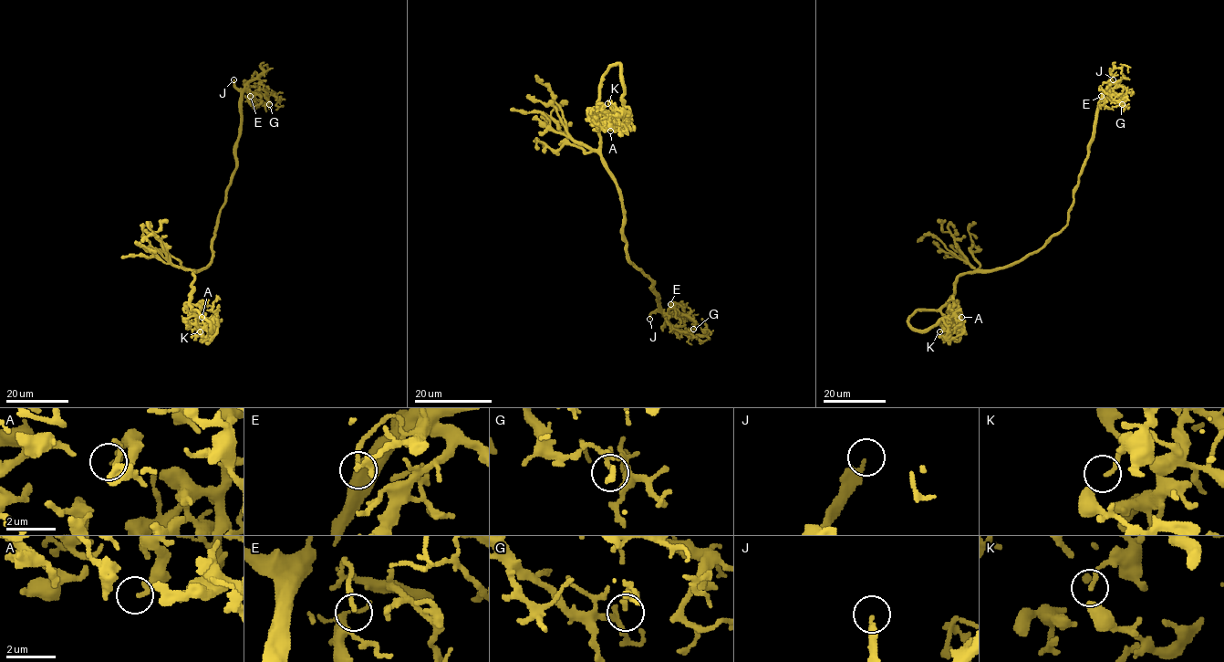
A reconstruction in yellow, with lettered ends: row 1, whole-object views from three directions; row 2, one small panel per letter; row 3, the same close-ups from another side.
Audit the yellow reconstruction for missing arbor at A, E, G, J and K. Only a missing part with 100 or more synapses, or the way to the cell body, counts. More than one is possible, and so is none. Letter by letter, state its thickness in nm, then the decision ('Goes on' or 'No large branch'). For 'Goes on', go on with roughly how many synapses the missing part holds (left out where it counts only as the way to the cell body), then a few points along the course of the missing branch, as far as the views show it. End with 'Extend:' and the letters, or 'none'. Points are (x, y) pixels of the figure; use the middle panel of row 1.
A: Thickness 160 nm. No large branch
E: Thickness 160 nm. No large branch
G: Thickness 110 nm. No large branch
J: Thickness 240 nm. Goes on. Course of what is missing: (649, 319), (656, 321), (657, 306), (649, 304), (657, 303), (660, 298)
K: Thickness 130 nm. No large branch
Extend: J

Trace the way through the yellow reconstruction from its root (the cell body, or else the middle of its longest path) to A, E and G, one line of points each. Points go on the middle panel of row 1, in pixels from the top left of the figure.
A: (624, 225), (621, 196), (601, 154), (600, 123), (596, 116), (599, 105), (611, 116), (613, 127), (610, 131)
E: (624, 225), (627, 258), (653, 282), (658, 296), (658, 308), (664, 313), (669, 312), (670, 304)
G: (624, 225), (627, 258), (653, 282), (658, 296), (658, 308), (665, 314), (688, 316), (695, 322), (693, 329)

